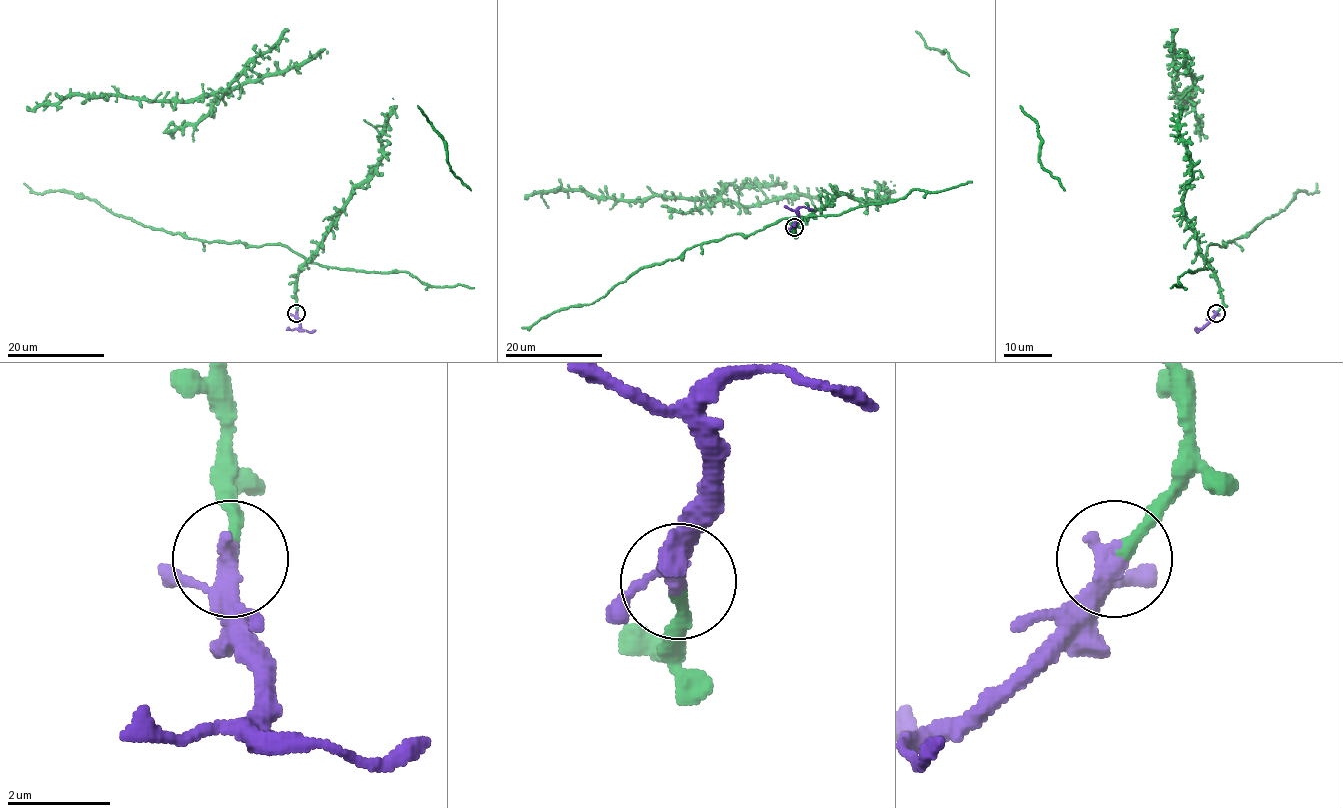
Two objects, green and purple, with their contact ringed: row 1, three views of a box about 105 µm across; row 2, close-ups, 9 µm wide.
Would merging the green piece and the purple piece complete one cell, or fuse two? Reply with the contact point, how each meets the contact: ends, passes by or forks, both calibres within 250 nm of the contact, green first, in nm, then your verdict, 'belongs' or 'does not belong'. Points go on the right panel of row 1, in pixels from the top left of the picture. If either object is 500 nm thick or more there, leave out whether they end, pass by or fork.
at (1216, 313); green ends there; purple passes by; 240 nm thick on the green side, 320 nm on the other; belongs

